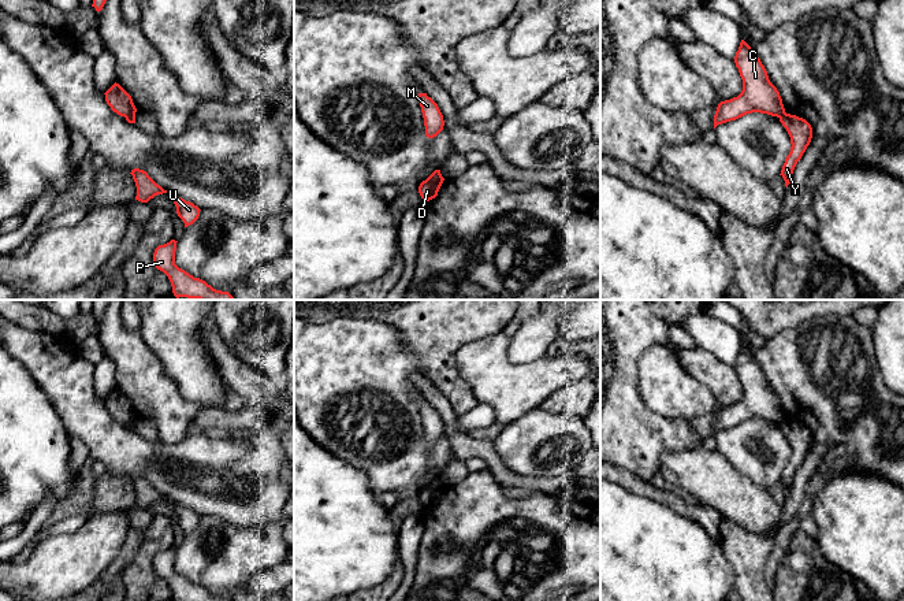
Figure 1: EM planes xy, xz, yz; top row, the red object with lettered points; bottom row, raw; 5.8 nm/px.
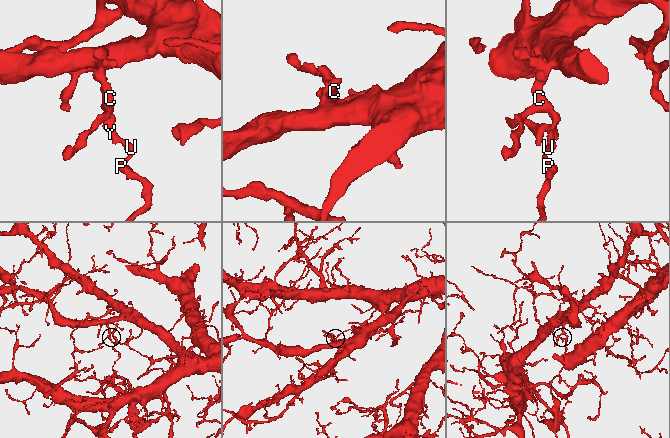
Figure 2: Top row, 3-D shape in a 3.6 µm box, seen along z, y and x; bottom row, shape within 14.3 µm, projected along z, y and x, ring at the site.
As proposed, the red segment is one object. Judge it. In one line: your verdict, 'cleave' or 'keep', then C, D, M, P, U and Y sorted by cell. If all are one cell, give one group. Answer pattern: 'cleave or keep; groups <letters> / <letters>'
cleave; groups C M / D P U Y

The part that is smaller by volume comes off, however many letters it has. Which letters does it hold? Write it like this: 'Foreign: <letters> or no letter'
Foreign: D, P, U, Y

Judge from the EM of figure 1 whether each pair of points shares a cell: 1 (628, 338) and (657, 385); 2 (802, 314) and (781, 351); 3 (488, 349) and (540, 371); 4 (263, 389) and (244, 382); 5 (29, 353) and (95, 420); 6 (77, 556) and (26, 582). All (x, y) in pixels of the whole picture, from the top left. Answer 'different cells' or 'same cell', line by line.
1: different cells
2: different cells
3: same cell
4: same cell
5: same cell
6: same cell

